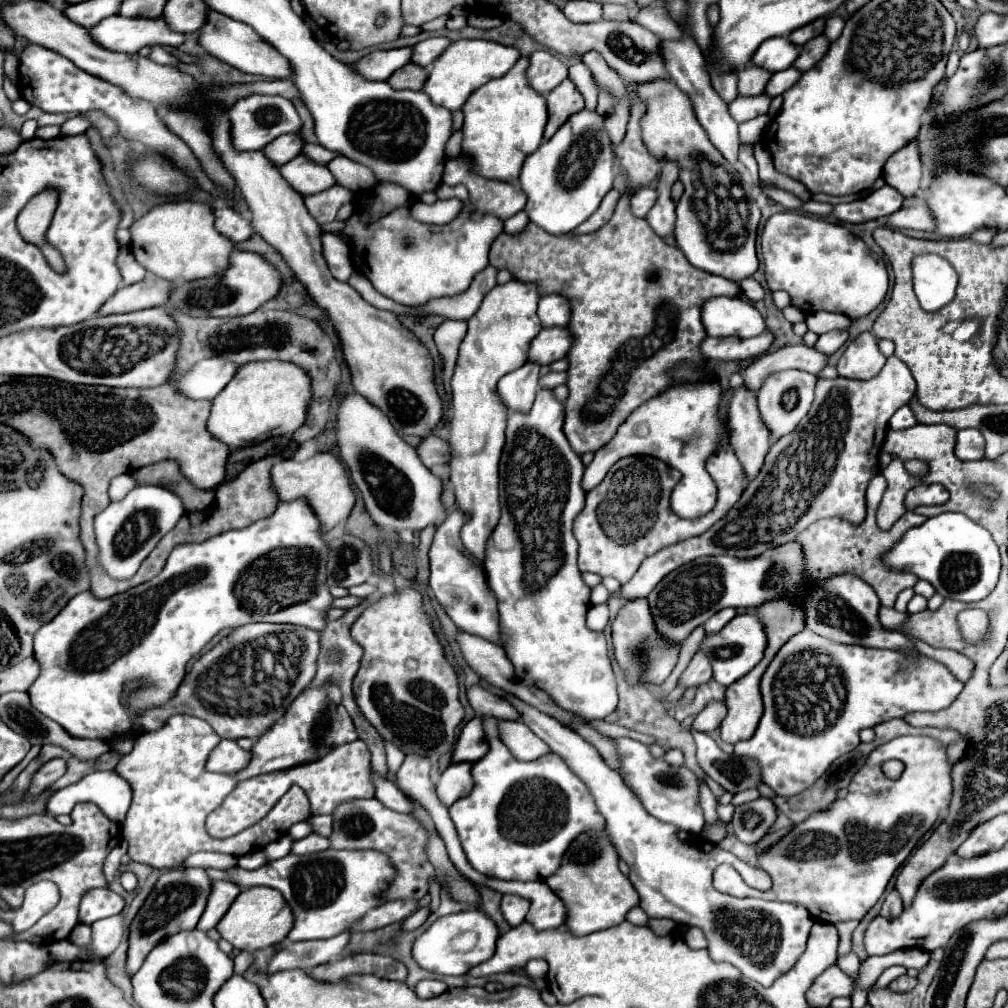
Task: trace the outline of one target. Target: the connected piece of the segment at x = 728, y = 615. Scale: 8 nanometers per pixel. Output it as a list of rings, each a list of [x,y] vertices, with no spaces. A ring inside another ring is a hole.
[[[723,608],[723,610],[719,610],[717,614],[713,614],[711,620],[705,622],[705,630],[707,630],[707,634],[709,634],[709,632],[719,632],[719,630],[721,630],[721,628],[723,628],[735,614],[737,614],[735,608]]]

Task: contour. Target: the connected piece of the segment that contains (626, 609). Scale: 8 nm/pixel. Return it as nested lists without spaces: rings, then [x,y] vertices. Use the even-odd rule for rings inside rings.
[[[645,598],[637,600],[627,600],[617,618],[611,624],[613,630],[613,646],[615,646],[615,660],[623,668],[625,676],[629,676],[629,684],[637,684],[645,680],[647,684],[663,684],[671,670],[677,664],[679,652],[681,652],[681,642],[673,644],[671,640],[665,640],[657,632],[657,626],[653,624],[653,616],[649,612],[649,604]]]

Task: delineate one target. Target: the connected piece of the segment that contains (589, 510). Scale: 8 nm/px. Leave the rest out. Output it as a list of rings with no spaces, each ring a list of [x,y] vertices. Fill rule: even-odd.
[[[729,446],[721,448],[715,456],[709,458],[707,472],[719,490],[717,504],[701,518],[683,520],[673,514],[669,506],[669,496],[681,480],[681,472],[651,456],[627,456],[613,464],[603,482],[587,492],[585,508],[573,522],[573,534],[579,542],[579,570],[593,572],[597,576],[611,576],[621,584],[627,584],[645,558],[653,556],[665,546],[709,530],[739,500],[747,480],[741,462]]]

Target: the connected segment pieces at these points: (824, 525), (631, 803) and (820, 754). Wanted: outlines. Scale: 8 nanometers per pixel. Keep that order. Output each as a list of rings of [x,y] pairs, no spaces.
[[[877,474],[871,480],[869,498],[867,498],[867,518],[859,526],[853,526],[841,518],[825,518],[825,520],[817,520],[815,524],[811,524],[807,530],[803,530],[795,538],[795,542],[799,542],[803,546],[803,566],[807,566],[805,570],[807,570],[807,586],[809,588],[813,588],[815,582],[823,582],[823,580],[833,578],[837,574],[855,574],[861,580],[865,580],[869,586],[873,586],[873,590],[877,592],[879,600],[881,600],[881,606],[891,608],[895,604],[897,594],[903,592],[905,588],[911,588],[919,580],[915,574],[887,570],[881,564],[881,556],[905,534],[905,530],[919,526],[927,520],[925,516],[913,512],[915,507],[943,504],[949,499],[949,493],[939,484],[921,484],[915,487],[906,494],[906,513],[893,524],[891,530],[881,530],[875,522],[875,512],[877,512],[877,506],[881,502],[881,496],[885,492],[885,486],[887,486],[887,480],[881,474]]]
[[[507,696],[507,700],[523,714],[523,722],[555,754],[559,754],[571,772],[577,774],[589,788],[599,812],[607,822],[605,832],[611,844],[617,848],[619,858],[629,864],[629,880],[635,884],[635,890],[641,898],[639,906],[649,918],[671,918],[679,924],[701,928],[709,942],[707,950],[711,960],[737,966],[743,976],[759,982],[761,986],[771,986],[775,978],[779,978],[797,962],[805,950],[805,942],[813,926],[813,918],[805,908],[759,898],[741,900],[713,888],[711,876],[719,864],[731,864],[749,886],[759,890],[767,890],[771,886],[767,872],[741,862],[735,854],[721,850],[699,834],[695,838],[687,832],[681,832],[681,828],[673,828],[673,824],[661,824],[661,820],[645,812],[641,802],[623,784],[621,776],[613,772],[605,760],[601,760],[601,754],[597,748],[593,748],[593,744],[581,740],[577,732],[563,726],[559,720],[553,720],[551,716],[539,712],[537,708],[521,702],[519,698]]]
[[[807,628],[795,634],[771,660],[761,680],[761,694],[765,712],[755,734],[747,742],[735,744],[735,756],[755,758],[761,764],[761,780],[777,796],[795,796],[809,788],[839,756],[851,752],[861,742],[859,732],[863,728],[875,728],[881,722],[903,718],[907,712],[935,712],[947,708],[963,690],[963,682],[957,680],[947,666],[923,654],[905,656],[897,650],[873,650],[863,646],[845,646],[829,638],[817,636]]]

